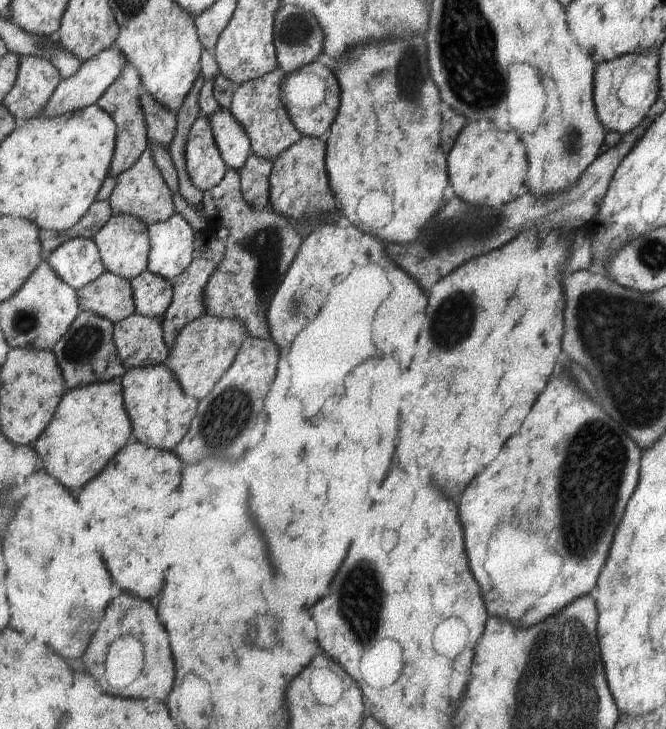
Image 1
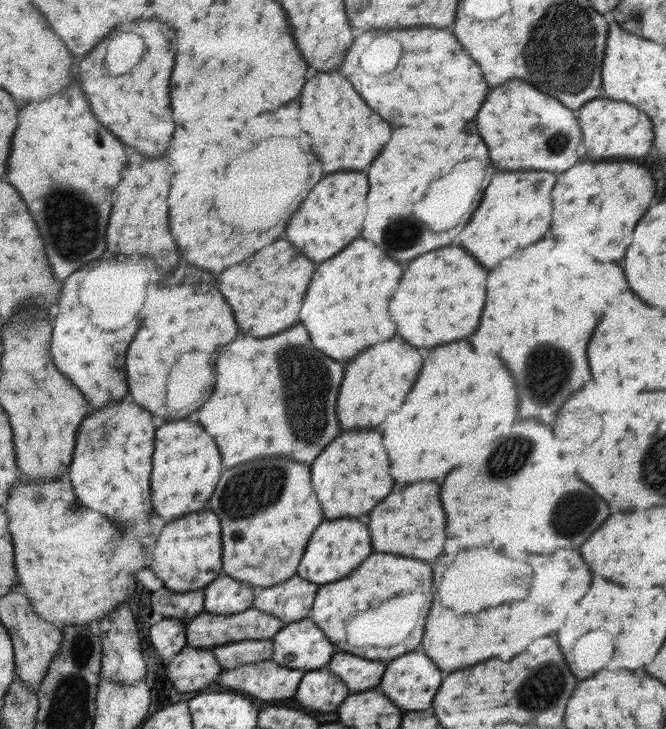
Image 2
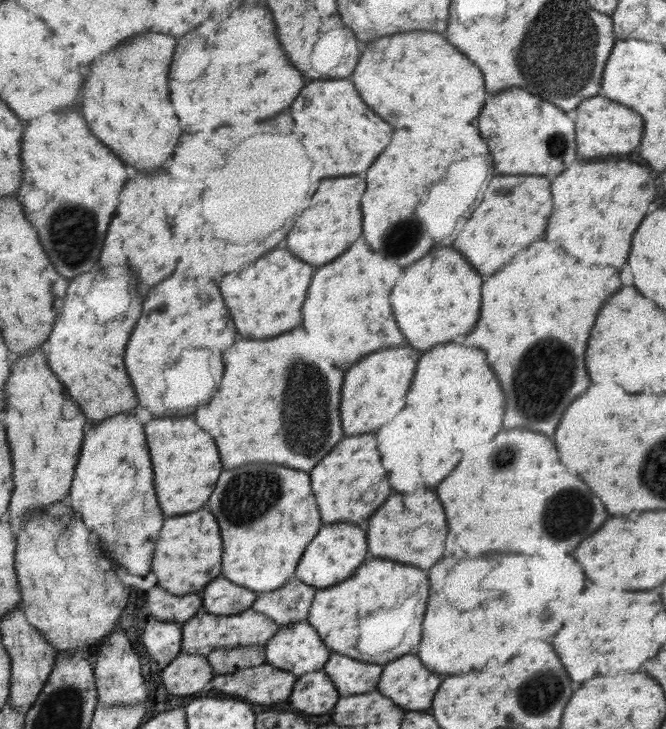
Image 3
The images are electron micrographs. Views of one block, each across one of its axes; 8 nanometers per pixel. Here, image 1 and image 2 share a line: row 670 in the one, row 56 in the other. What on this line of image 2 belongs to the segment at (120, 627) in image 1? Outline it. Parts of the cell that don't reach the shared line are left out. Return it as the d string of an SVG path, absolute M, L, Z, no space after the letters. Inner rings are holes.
M143 20L141 34L147 42L149 56L143 56L141 66L124 75L105 74L105 56L109 42L103 40L91 56L87 56L79 66L79 78L83 82L83 90L91 100L91 108L97 120L109 128L119 140L127 146L137 148L143 156L161 156L169 148L169 140L175 134L175 120L171 108L171 74L175 68L177 54L177 32L163 24L161 20ZM133 140L133 142L131 142ZM151 140L151 142L145 142Z

